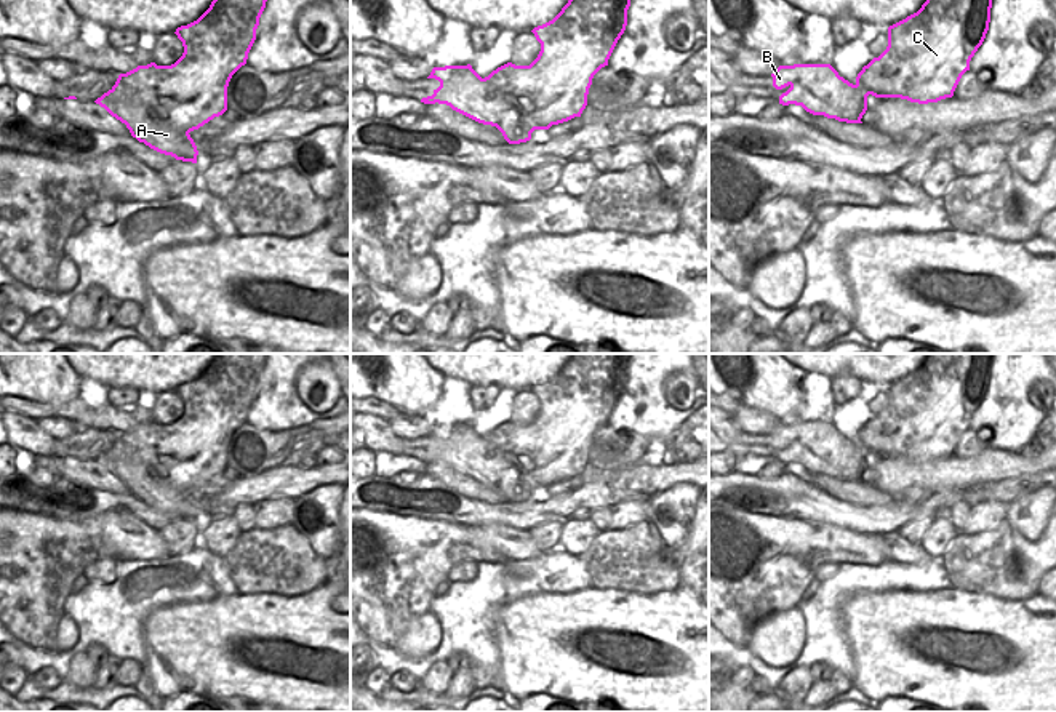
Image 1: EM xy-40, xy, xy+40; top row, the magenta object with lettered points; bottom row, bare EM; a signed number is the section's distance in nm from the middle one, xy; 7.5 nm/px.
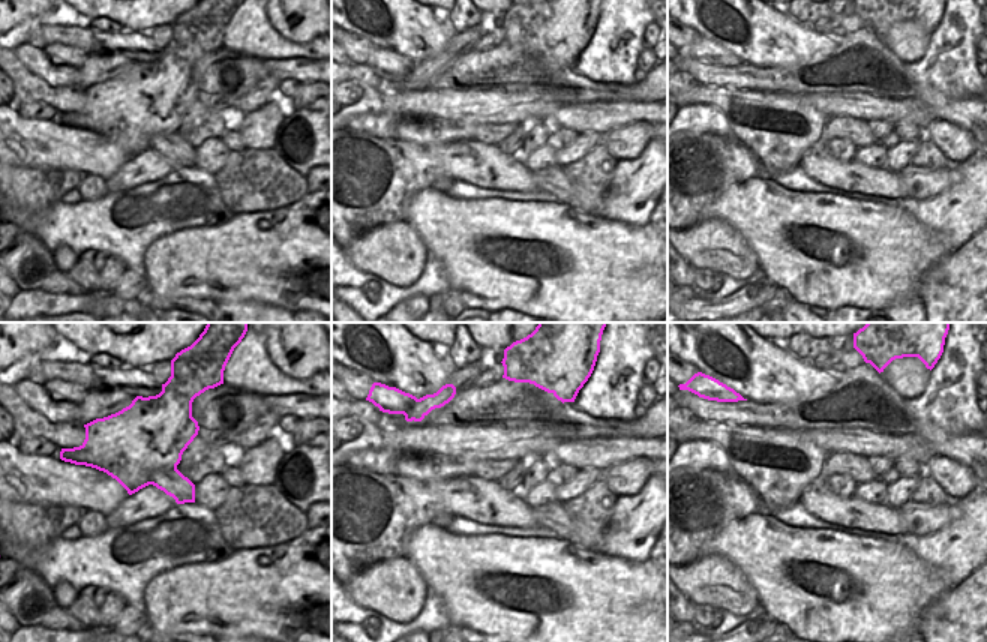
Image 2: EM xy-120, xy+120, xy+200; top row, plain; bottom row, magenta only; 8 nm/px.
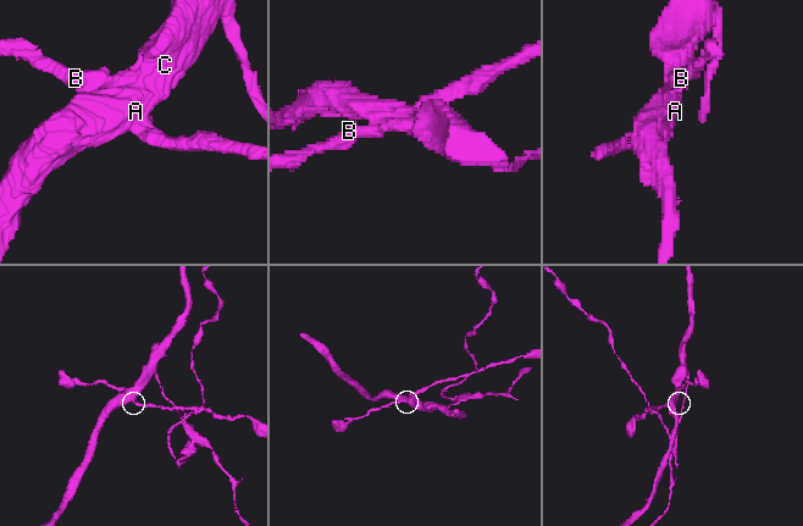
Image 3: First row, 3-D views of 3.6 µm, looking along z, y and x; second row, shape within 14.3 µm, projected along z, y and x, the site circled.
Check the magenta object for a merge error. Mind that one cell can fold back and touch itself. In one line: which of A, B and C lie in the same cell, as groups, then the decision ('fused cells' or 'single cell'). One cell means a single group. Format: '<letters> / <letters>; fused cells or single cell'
A C / B; fused cells

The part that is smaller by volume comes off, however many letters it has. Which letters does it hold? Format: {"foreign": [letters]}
{"foreign": ["B"]}

